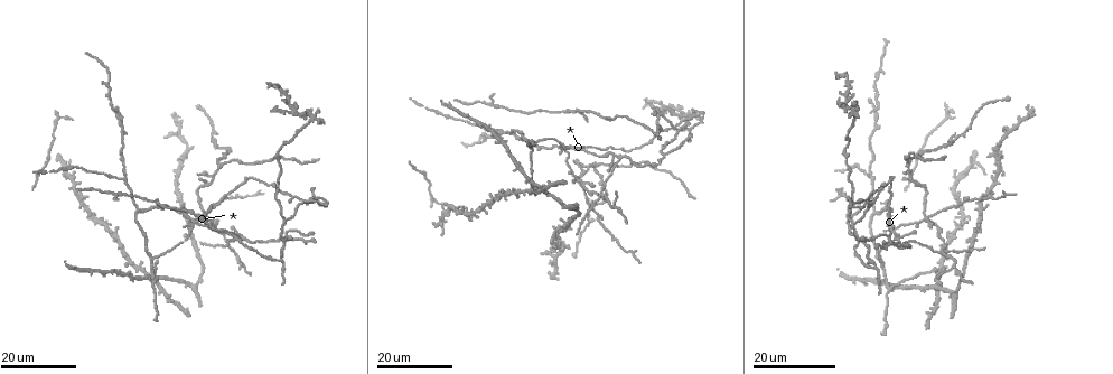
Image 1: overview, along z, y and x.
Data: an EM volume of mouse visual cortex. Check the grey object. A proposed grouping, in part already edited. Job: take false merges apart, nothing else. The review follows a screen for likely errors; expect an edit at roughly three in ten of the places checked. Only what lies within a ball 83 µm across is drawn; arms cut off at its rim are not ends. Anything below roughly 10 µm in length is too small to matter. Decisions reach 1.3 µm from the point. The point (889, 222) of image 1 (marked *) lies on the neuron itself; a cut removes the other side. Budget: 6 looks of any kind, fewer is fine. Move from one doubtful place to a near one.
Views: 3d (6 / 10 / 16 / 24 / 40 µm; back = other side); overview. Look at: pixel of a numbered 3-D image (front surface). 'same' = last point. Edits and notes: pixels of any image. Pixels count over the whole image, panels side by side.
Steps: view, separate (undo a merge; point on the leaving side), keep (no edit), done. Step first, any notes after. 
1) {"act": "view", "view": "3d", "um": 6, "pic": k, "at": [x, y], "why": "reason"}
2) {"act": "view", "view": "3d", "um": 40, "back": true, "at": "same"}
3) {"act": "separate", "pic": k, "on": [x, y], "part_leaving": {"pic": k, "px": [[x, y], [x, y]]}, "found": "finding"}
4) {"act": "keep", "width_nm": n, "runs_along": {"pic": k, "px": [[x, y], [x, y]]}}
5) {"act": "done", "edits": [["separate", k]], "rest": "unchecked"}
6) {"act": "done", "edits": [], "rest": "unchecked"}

{"act": "view", "view": "3d", "um": 16, "pic": 1, "at": [621, 157], "why": "arms part here"}

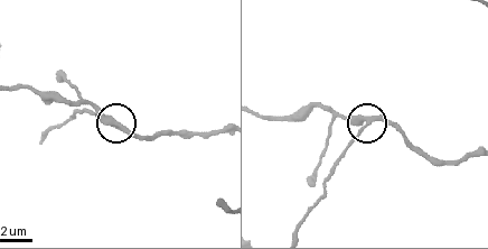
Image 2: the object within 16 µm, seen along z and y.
{"act": "view", "view": "3d", "um": 10, "pic": 2, "at": [360, 129]}

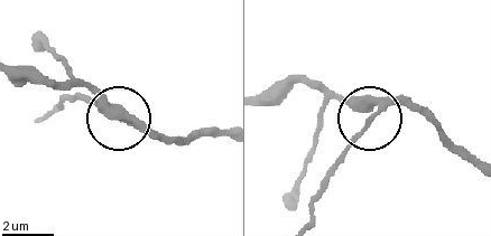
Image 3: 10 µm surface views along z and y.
{"act": "separate", "pic": 3, "on": [359, 137], "width_nm": 220, "part_leaving": {"pic": 3, "px": [[381, 107], [330, 176], [313, 222]]}, "found": "two neurons meet here"}

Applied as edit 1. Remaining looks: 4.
{"act": "view", "view": "overview"}

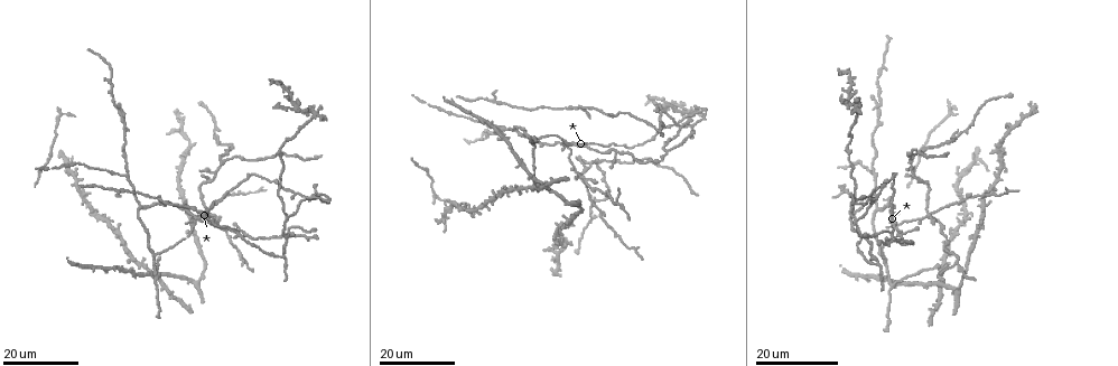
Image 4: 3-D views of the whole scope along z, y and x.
{"act": "view", "view": "3d", "um": 16, "pic": 4, "at": [530, 188], "why": "two arms in line, one across"}

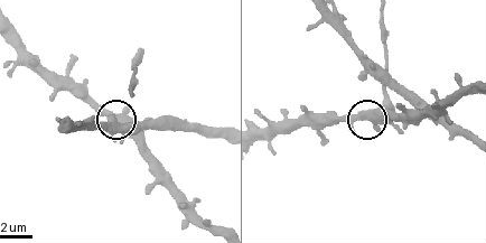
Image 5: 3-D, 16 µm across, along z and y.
{"act": "view", "view": "3d", "um": 6, "pic": 5, "at": [372, 114]}

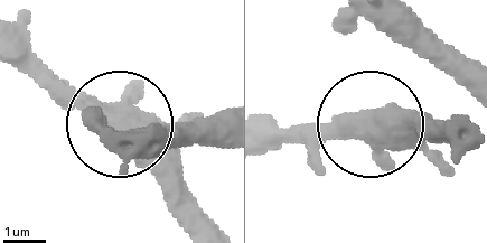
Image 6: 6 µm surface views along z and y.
{"act": "keep", "arms": 3, "found": "continuous, no second neuron"}

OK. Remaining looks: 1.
{"act": "done", "edits": [["separate", 3]], "rest": "unchecked"}

